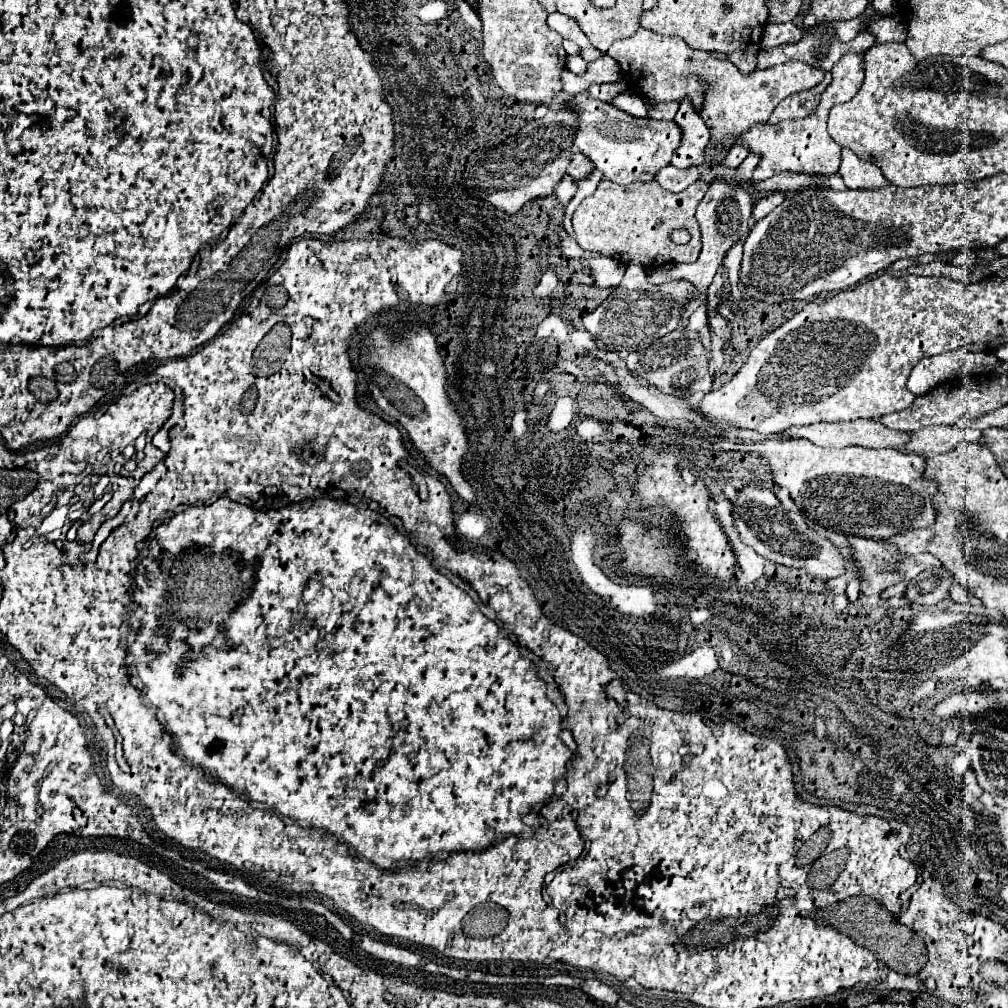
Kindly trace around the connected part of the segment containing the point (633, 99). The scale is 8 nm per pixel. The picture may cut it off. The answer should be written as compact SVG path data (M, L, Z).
M623 91L623 93L615 95L613 105L627 113L633 113L633 115L647 115L647 109L645 109L645 103L641 101L641 97L631 91Z

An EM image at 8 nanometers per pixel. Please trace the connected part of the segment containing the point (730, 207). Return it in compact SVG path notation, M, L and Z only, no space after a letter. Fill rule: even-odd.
M713 181L707 195L703 197L703 201L699 203L697 207L697 221L699 221L699 227L701 227L701 253L699 253L699 259L695 263L687 263L687 265L675 265L671 269L667 267L659 267L659 269L653 269L649 271L649 281L651 283L665 283L665 281L671 281L671 279L687 279L691 281L697 289L699 289L700 296L693 297L691 301L685 307L682 315L682 326L686 327L688 324L688 318L690 315L700 307L706 300L707 289L713 281L723 257L727 255L727 251L737 243L741 241L747 233L749 233L749 219L751 219L751 211L753 211L753 219L755 221L761 221L765 215L769 215L779 203L783 203L783 195L781 193L773 193L769 197L763 197L755 209L753 209L753 201L751 201L751 195L735 185L735 183L727 183L727 181Z

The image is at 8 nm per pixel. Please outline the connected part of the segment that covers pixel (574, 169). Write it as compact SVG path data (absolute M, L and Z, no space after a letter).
M577 151L577 153L573 155L573 161L571 161L567 173L569 173L571 177L575 177L575 179L585 179L585 177L591 175L593 169L595 169L595 165L591 163L591 159L589 159L587 155L583 155L583 153Z

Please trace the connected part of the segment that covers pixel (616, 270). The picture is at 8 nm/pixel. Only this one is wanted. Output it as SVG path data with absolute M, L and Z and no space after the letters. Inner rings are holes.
M603 257L603 263L601 263L601 259L597 259L597 261L589 263L587 267L589 267L589 273L593 275L597 287L617 287L623 279L627 265L613 257Z

